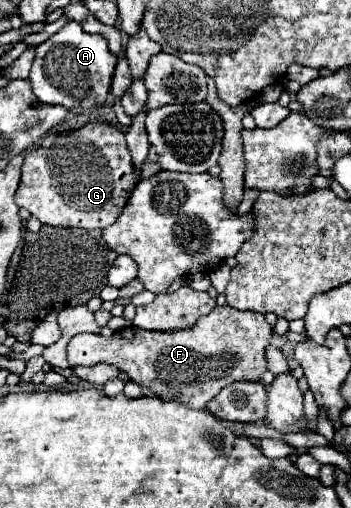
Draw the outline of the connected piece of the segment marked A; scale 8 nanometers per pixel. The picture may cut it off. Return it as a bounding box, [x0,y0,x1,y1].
[28,21,118,109]

